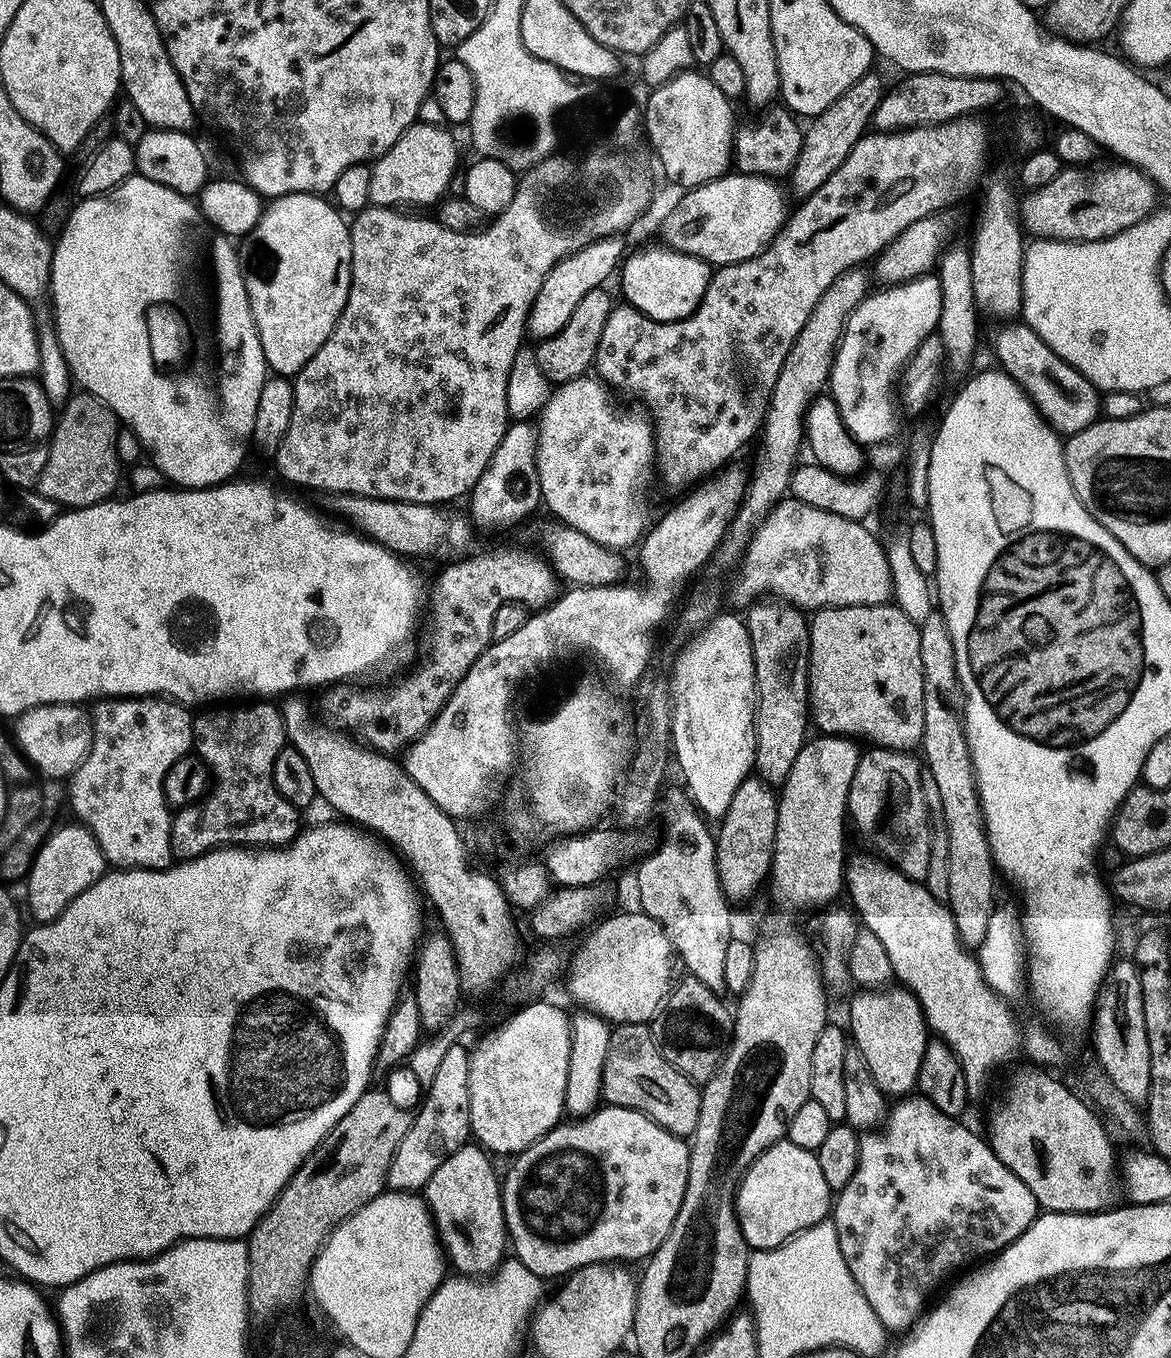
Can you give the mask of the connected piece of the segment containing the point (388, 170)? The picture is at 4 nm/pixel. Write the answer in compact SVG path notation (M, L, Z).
M414 123L403 132L398 142L394 142L394 146L390 146L390 150L375 157L370 174L370 201L373 205L381 208L404 206L400 204L435 205L451 189L448 187L455 176L457 179L461 167L460 152L456 149L455 138L447 132L447 127L444 128L436 124Z

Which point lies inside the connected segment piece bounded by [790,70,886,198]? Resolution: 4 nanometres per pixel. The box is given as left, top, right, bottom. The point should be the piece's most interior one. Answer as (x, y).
(840, 127)

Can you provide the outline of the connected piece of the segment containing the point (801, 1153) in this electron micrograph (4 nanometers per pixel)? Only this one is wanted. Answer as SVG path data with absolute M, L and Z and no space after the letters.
M785 1138L767 1148L740 1179L740 1186L736 1189L736 1217L749 1249L777 1248L825 1219L829 1215L833 1200L833 1189L826 1186L826 1177L822 1175L822 1166L818 1166L816 1153L802 1150L802 1146L794 1146L794 1142Z

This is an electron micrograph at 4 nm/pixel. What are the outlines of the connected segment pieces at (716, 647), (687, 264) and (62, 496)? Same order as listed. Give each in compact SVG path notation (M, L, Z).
M717 614L695 633L672 664L671 751L674 764L684 775L683 783L693 804L709 821L719 821L734 798L734 790L747 780L756 762L756 675L748 625L736 616Z
M667 246L659 247L644 248L623 261L618 272L620 288L624 291L623 299L655 320L685 320L704 297L713 269L697 256L675 252Z
M83 390L69 396L61 412L64 413L59 413L47 445L48 461L38 491L65 509L89 508L109 499L120 480L122 465L116 453L118 421L97 396Z

